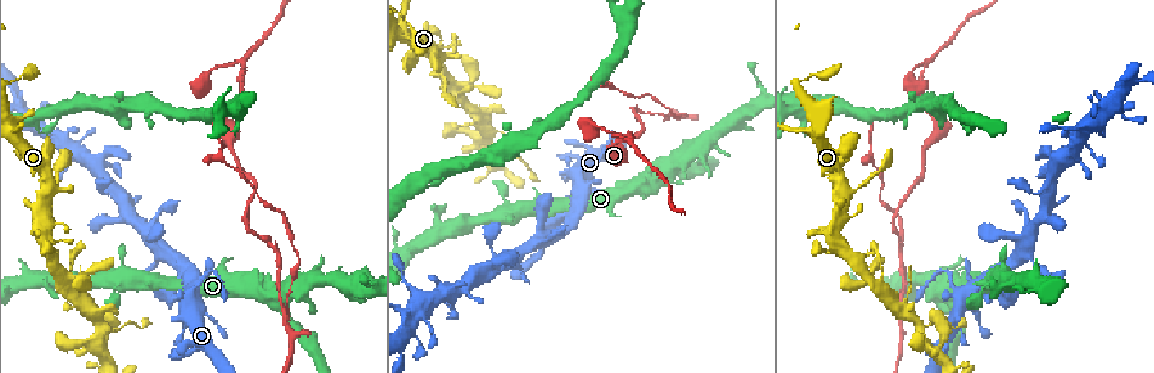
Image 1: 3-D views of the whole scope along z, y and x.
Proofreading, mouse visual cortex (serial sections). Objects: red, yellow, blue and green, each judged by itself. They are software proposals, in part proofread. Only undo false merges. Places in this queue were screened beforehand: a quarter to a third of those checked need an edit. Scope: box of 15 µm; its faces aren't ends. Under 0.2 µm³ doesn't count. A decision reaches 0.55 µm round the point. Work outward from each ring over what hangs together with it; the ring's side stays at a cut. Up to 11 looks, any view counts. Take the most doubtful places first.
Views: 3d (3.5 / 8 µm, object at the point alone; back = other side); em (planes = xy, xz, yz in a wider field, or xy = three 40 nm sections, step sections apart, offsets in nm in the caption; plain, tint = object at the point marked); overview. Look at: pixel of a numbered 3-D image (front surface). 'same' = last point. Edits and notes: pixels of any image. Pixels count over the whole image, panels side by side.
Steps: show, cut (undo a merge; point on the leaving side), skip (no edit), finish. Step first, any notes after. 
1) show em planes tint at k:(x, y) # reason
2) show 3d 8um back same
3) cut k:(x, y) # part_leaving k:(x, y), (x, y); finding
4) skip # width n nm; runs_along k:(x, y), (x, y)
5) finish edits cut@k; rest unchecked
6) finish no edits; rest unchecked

show 3d 8um at 1:(900, 300) # three arms meet

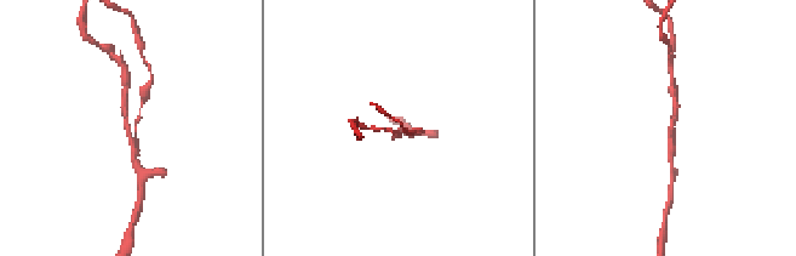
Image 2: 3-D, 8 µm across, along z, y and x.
show em planes tint at 2:(670, 134) # arms 3; arm_widths 100, 150, 150 nm

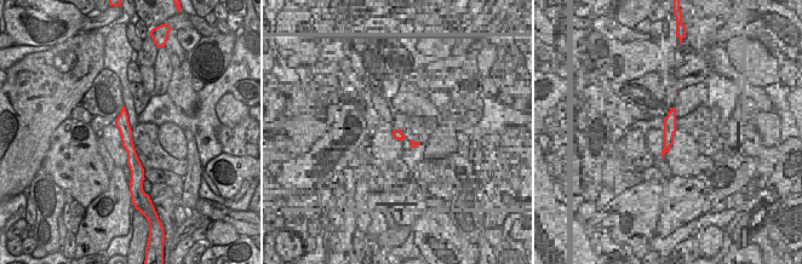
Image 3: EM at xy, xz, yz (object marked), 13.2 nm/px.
cut 2:(144, 96) # two cells meet here

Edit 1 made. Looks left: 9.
show 3d 3.5um at 1:(630, 140) # arms part here

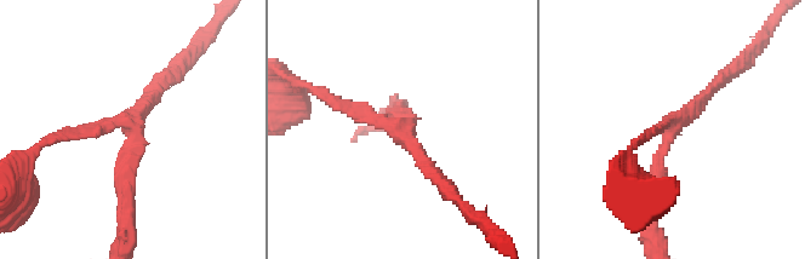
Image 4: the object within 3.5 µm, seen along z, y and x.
show em xy step 3 plain at 4:(676, 123) # arms 3; arm_widths 100, 150, 200 nm

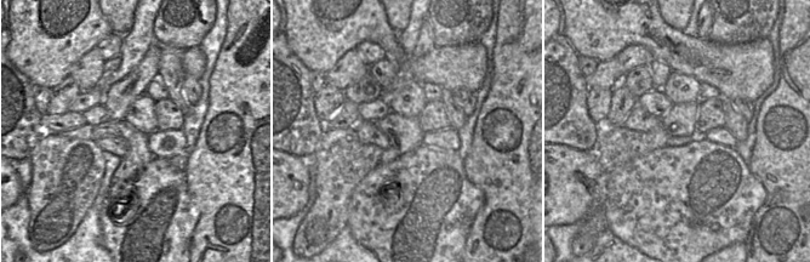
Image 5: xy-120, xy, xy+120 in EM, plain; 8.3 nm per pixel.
show em xy step 3 tint same

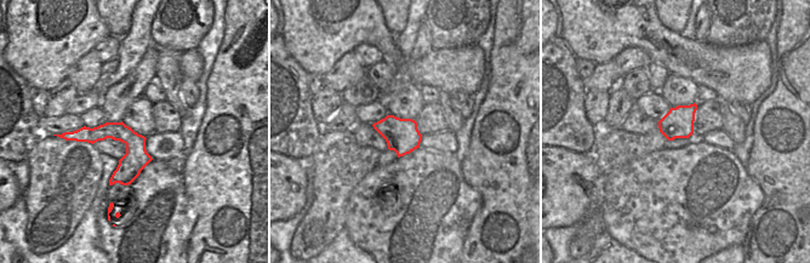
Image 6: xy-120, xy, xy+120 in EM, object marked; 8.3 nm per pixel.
skip # runs_along 6:(72, 137), (120, 132), (147, 159); continuous, no second cell

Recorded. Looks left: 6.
show 3d 3.5um at 1:(832, 245) # sharp bend

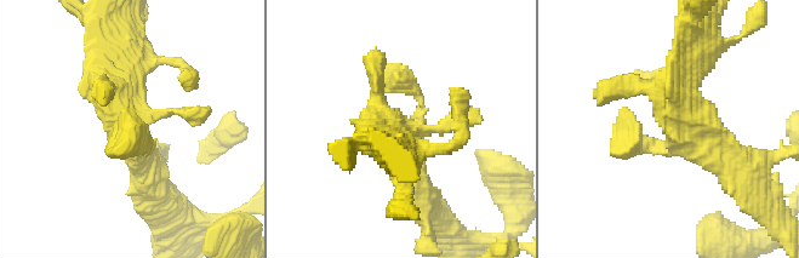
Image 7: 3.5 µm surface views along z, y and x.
show em xy step 1 tint at 7:(675, 120)

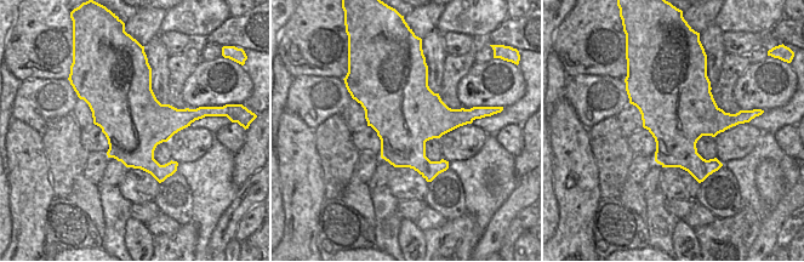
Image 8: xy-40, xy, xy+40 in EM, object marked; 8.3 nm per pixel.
skip # runs_along 7:(701, 44), (675, 125), (735, 162); continuous, no second cell

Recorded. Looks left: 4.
show overview

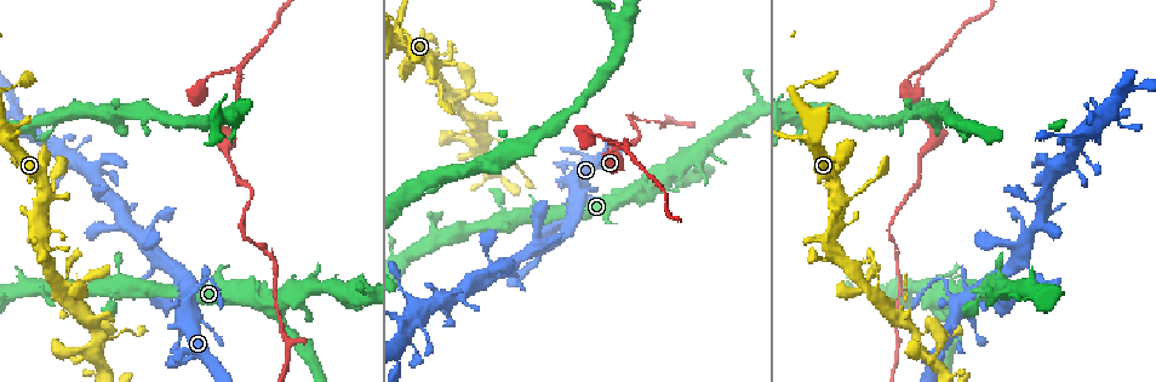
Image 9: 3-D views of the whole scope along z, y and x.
show 3d 8um at 9:(1101, 121) # sharp bend

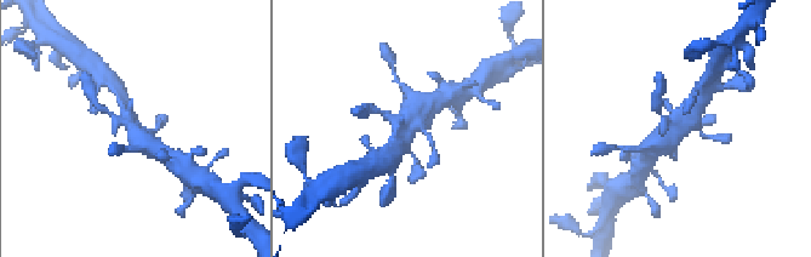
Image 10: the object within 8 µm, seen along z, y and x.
show 3d 3.5um at 10:(410, 132)

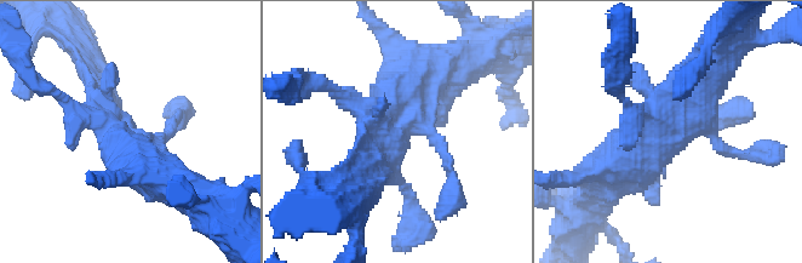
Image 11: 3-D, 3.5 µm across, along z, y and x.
show em planes tint at 11:(665, 142) # need the tissue

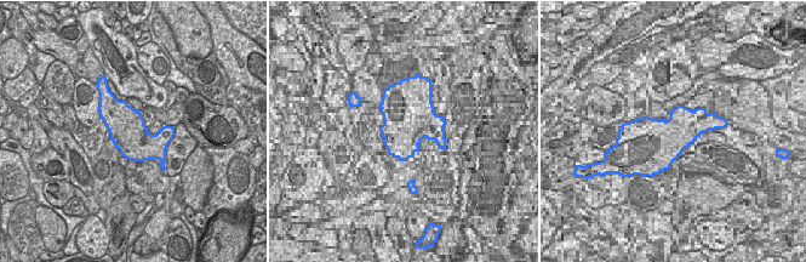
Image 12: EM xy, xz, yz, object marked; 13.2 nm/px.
skip # one cell here

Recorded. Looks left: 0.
finish edits cut@2; rest unchecked

